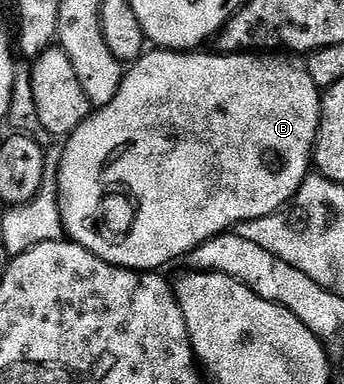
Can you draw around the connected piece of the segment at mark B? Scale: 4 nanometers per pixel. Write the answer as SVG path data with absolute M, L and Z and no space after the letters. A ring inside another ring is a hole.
M148 49L136 62L126 67L121 88L109 104L92 109L81 125L67 135L63 159L59 162L59 217L63 220L66 237L81 244L93 256L126 270L159 272L170 262L186 259L188 254L205 244L210 238L234 231L239 223L257 220L277 212L290 202L302 182L313 170L315 137L319 131L321 87L313 84L306 61L287 52L244 52L241 54L203 54L207 52L184 52L181 50ZM272 154L279 163L272 168L266 158Z

